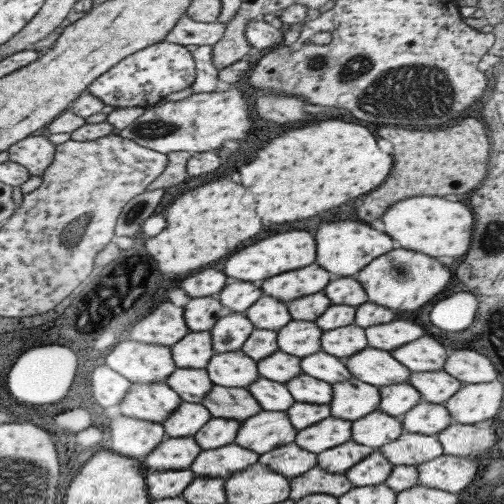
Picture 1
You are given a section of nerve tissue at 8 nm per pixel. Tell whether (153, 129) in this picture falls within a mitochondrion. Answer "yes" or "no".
yes

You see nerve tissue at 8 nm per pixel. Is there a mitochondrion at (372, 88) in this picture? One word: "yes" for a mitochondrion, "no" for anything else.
yes

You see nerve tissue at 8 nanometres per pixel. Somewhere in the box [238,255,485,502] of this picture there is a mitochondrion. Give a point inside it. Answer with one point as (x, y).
(399, 271)

